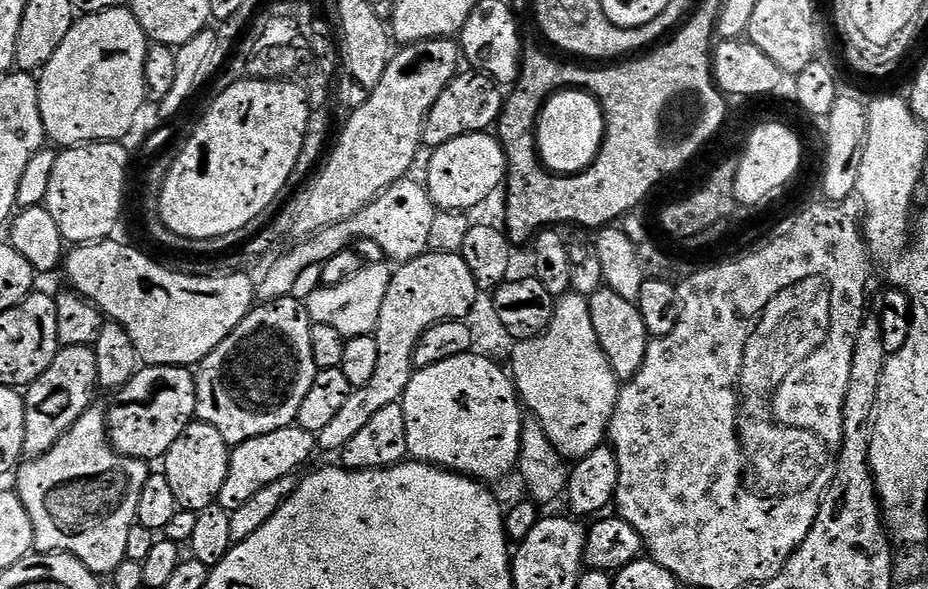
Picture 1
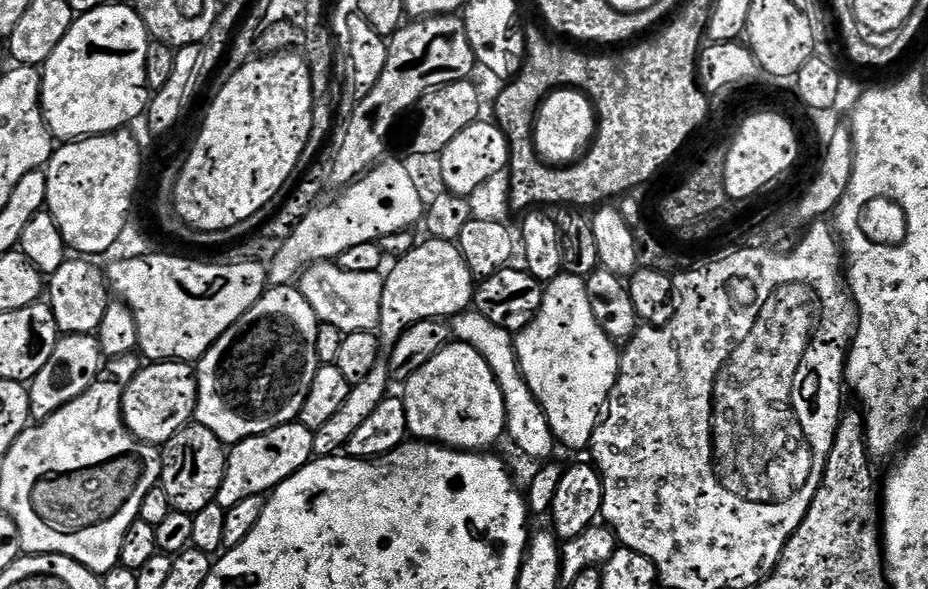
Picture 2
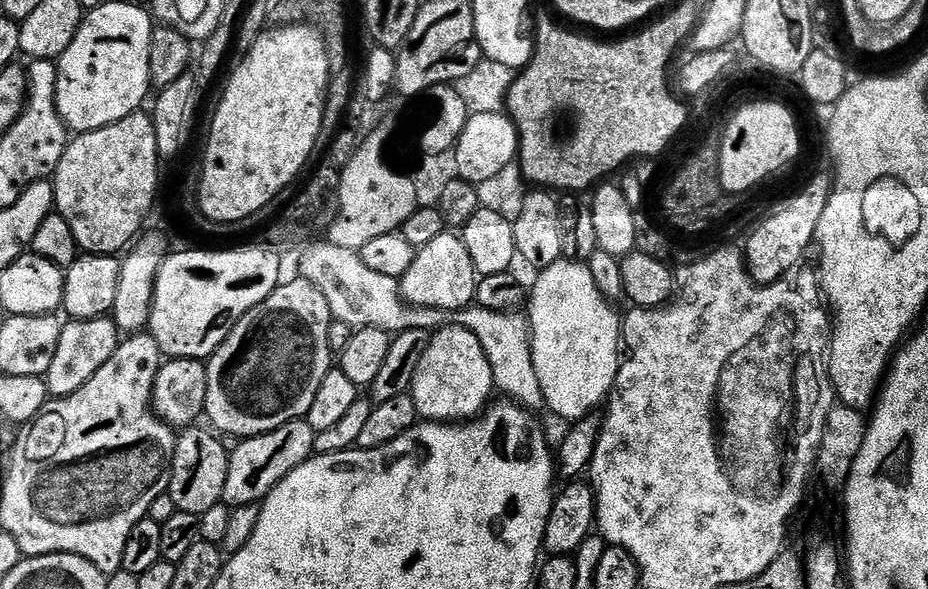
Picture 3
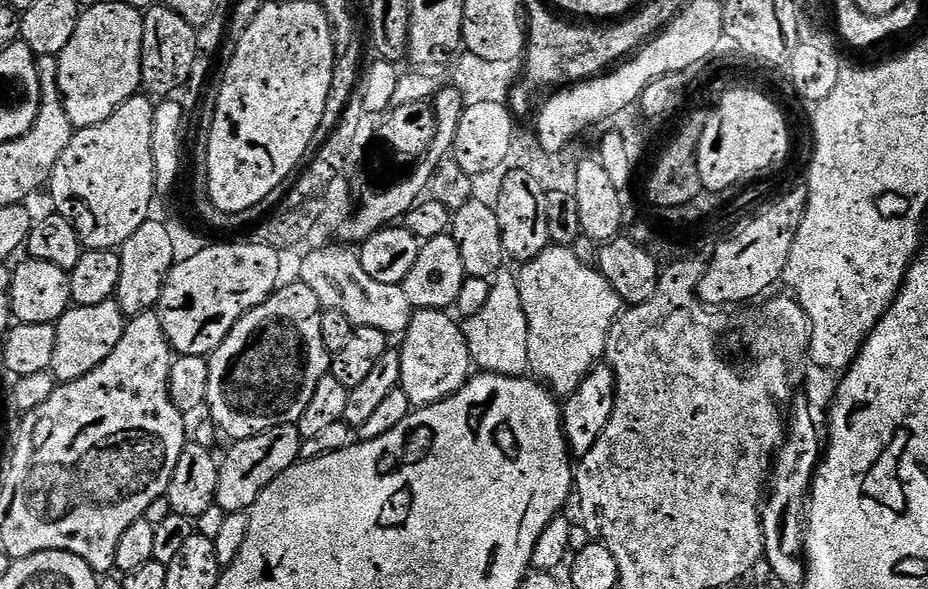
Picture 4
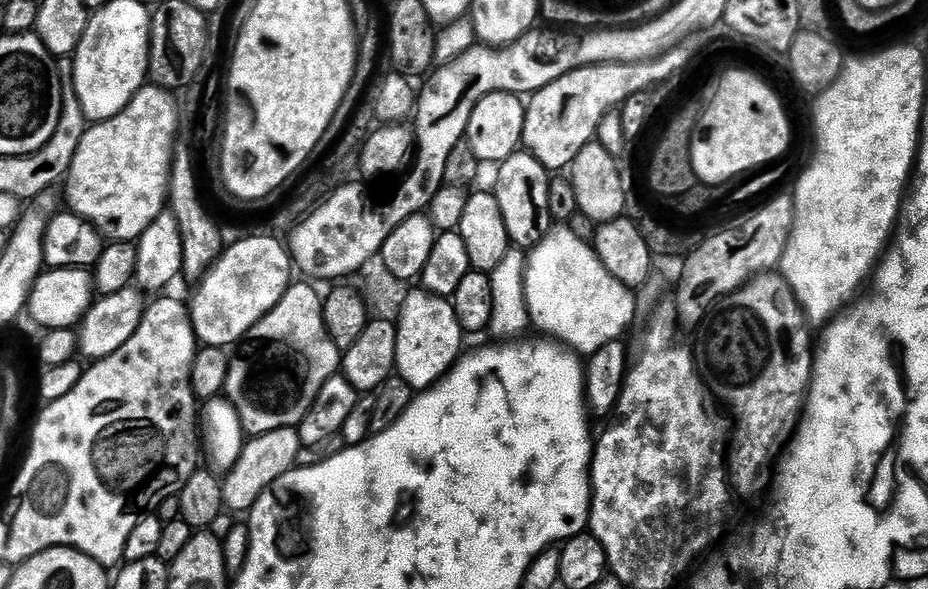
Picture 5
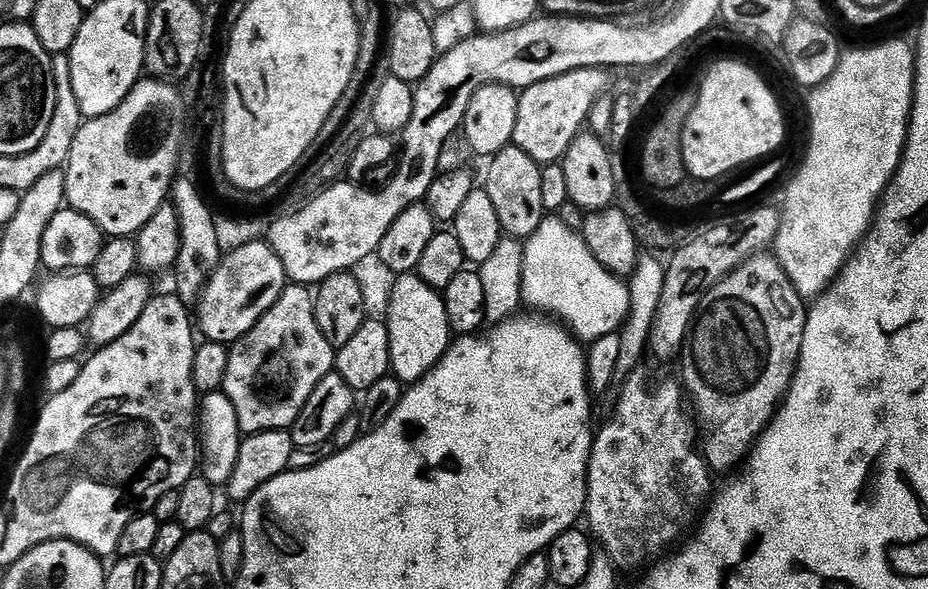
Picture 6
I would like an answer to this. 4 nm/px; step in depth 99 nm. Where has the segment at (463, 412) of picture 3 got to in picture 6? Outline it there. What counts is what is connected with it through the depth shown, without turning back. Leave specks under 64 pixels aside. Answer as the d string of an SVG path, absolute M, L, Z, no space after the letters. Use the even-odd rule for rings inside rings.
M418 274L397 275L386 323L390 334L391 375L401 384L411 386L421 380L448 350L450 329L443 295Z

